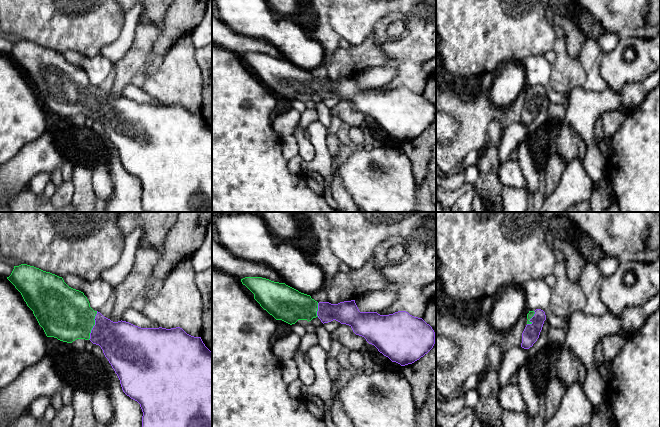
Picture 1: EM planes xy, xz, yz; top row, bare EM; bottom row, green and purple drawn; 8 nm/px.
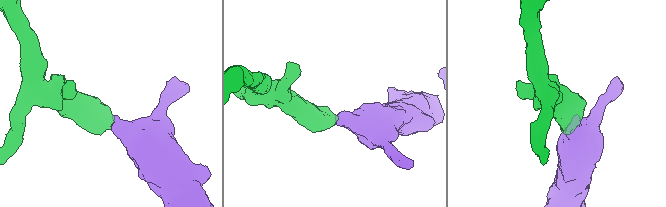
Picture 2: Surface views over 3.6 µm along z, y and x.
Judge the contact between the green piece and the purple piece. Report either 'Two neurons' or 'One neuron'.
One neuron

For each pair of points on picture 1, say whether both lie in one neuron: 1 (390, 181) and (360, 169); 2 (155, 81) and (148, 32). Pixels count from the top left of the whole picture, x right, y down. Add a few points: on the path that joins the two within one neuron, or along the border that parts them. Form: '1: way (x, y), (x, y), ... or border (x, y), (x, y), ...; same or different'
1: way (383, 181), (372, 175), (367, 175); same
2: border (164, 57), (159, 67), (145, 77); different

